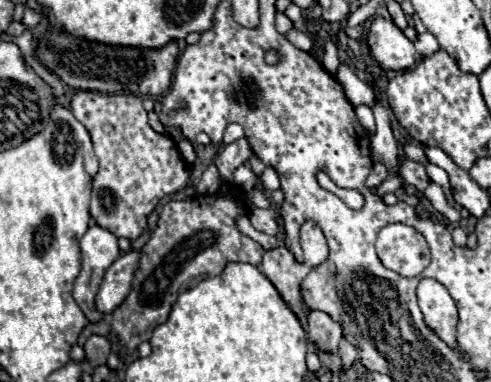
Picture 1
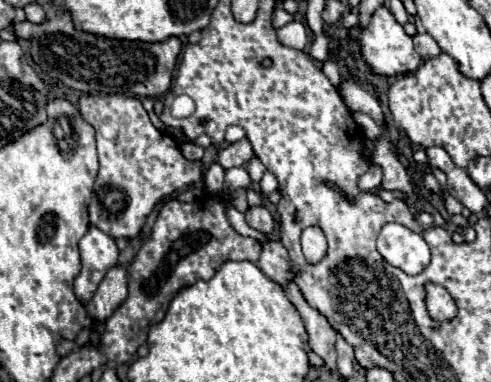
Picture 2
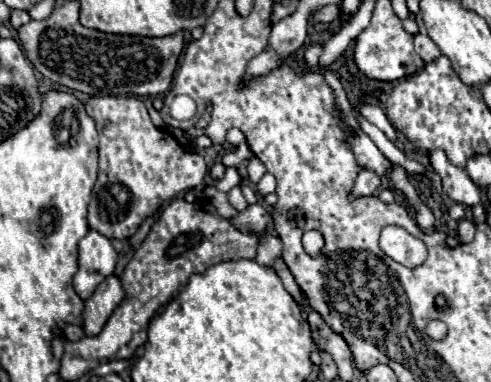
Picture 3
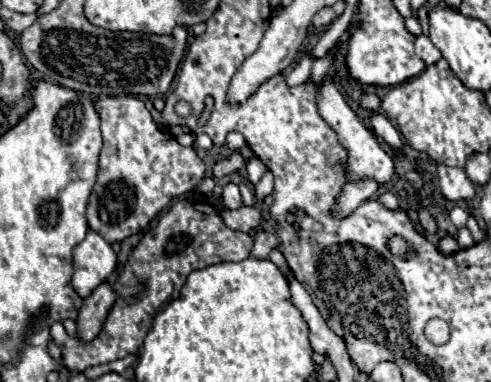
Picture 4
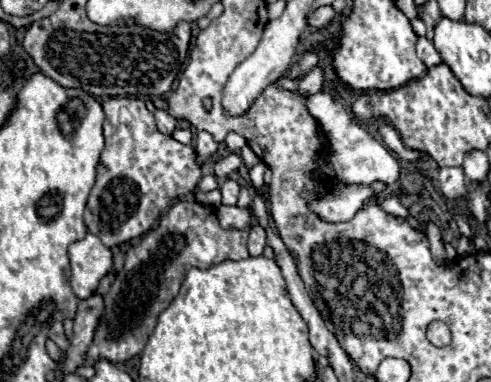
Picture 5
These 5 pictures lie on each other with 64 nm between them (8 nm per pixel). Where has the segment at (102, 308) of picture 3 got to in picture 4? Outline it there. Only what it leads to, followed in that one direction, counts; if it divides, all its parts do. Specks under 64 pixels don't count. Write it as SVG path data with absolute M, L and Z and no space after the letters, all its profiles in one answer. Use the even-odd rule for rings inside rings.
M108 282L100 284L92 292L92 296L84 298L84 304L82 304L78 320L76 320L80 340L92 340L100 334L102 324L104 324L110 308L114 306L116 298L118 298L118 294L116 294L114 286Z

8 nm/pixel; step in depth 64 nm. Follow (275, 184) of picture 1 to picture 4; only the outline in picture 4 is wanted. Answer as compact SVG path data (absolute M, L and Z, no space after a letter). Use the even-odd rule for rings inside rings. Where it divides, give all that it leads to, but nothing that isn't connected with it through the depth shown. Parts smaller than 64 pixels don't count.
M266 172L266 174L262 176L262 180L260 180L260 182L256 184L256 188L254 188L254 194L256 194L258 202L262 202L264 196L272 194L272 190L274 190L274 176L272 176L270 172Z

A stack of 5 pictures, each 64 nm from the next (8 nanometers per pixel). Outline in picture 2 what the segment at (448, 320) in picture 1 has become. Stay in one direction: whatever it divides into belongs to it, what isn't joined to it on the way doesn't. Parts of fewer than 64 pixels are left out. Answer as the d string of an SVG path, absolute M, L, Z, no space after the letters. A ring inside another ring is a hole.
M426 284L424 286L424 302L426 302L426 310L428 310L430 318L436 322L448 322L456 316L456 304L442 286Z

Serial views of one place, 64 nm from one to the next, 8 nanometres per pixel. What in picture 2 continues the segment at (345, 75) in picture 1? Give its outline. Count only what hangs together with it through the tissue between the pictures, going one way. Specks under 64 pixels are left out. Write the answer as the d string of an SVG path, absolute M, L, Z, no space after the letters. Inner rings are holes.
M346 78L342 80L340 84L340 94L344 98L344 102L348 104L348 108L352 112L366 112L370 114L378 124L384 124L384 114L382 114L382 108L376 100L374 94L370 94L364 86L360 86L356 80L352 78Z

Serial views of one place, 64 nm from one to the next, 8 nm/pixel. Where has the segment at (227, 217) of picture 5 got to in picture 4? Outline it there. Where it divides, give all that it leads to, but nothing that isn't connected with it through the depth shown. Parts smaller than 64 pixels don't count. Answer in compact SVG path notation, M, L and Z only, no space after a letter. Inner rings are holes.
M242 206L238 210L224 210L222 218L228 224L228 228L232 228L232 230L252 232L260 226L262 212L258 206Z

